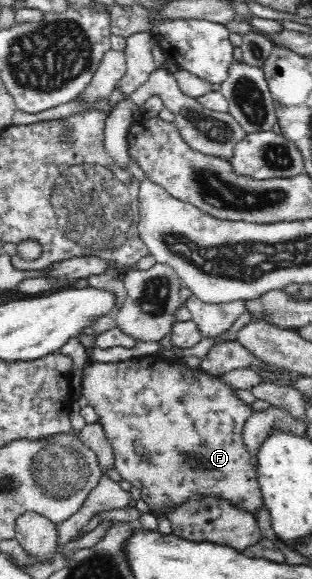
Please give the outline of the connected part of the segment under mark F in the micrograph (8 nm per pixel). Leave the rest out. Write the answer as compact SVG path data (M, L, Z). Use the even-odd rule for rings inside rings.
M148 354L147 356L136 356L127 360L118 362L92 362L85 364L81 377L81 387L83 395L89 401L99 417L99 422L106 432L106 438L109 445L114 451L114 466L116 471L122 476L122 480L126 480L133 487L141 491L141 498L150 507L158 520L163 520L166 513L174 507L184 505L186 501L190 501L190 496L194 494L204 494L204 496L220 496L223 502L228 502L239 509L246 509L249 513L255 515L264 506L263 495L261 494L260 485L257 481L257 473L254 471L255 460L252 454L246 450L242 434L245 421L253 414L250 404L244 404L242 400L236 398L233 387L226 385L221 376L214 376L206 373L201 368L190 368L181 361L164 358L157 354Z

